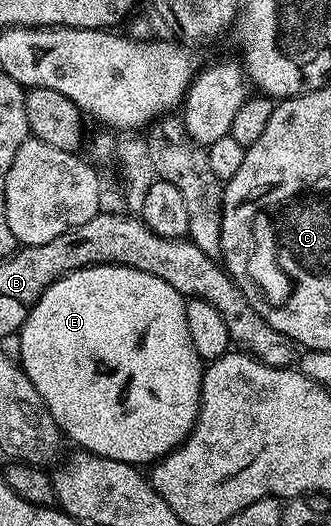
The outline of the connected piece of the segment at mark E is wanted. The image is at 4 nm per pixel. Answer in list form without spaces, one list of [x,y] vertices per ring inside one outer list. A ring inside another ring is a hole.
[[[87,266],[81,270],[75,270],[62,276],[54,284],[50,284],[46,292],[42,292],[42,296],[28,313],[24,325],[20,327],[18,337],[20,367],[26,372],[30,384],[38,388],[38,396],[42,396],[50,416],[54,416],[54,420],[59,424],[61,435],[67,441],[69,438],[70,441],[77,442],[75,445],[79,449],[110,460],[122,460],[140,468],[143,467],[143,462],[155,463],[177,446],[181,446],[187,440],[188,433],[196,427],[206,362],[198,356],[190,340],[190,328],[186,324],[186,299],[183,294],[170,288],[166,280],[158,280],[158,276],[150,276],[150,272],[142,272],[138,268],[129,266]]]

